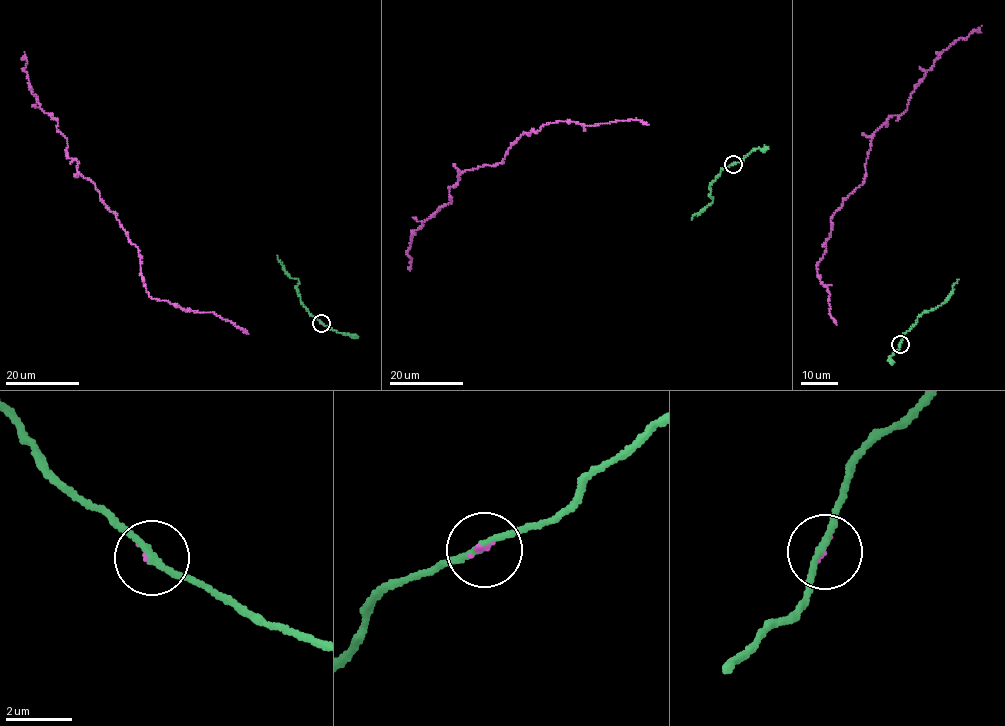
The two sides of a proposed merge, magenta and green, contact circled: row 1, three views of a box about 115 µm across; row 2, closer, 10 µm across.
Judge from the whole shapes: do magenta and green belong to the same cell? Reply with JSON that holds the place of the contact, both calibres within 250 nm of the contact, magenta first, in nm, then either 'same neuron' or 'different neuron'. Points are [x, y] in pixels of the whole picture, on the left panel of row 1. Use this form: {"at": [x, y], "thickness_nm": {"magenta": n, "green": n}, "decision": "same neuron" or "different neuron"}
{"at": [321, 323], "thickness_nm": {"magenta": 80, "green": 200}, "decision": "same neuron"}

